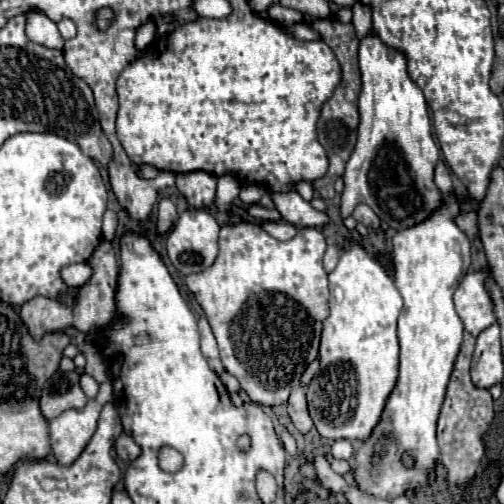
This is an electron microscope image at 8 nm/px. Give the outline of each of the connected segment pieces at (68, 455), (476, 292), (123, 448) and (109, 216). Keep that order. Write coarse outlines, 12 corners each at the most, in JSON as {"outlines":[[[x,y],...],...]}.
{"outlines":[[[112,384],[50,422],[58,464],[72,464],[92,434]],[[486,268],[468,272],[454,292],[472,336],[498,322]],[[128,434],[116,440],[118,458],[132,462],[142,448]],[[116,214],[104,216],[104,238],[112,240],[118,226]]]}

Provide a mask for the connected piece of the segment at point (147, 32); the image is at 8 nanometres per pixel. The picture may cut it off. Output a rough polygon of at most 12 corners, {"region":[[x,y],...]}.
{"region":[[156,20],[136,30],[136,48],[144,50],[156,38]]}

